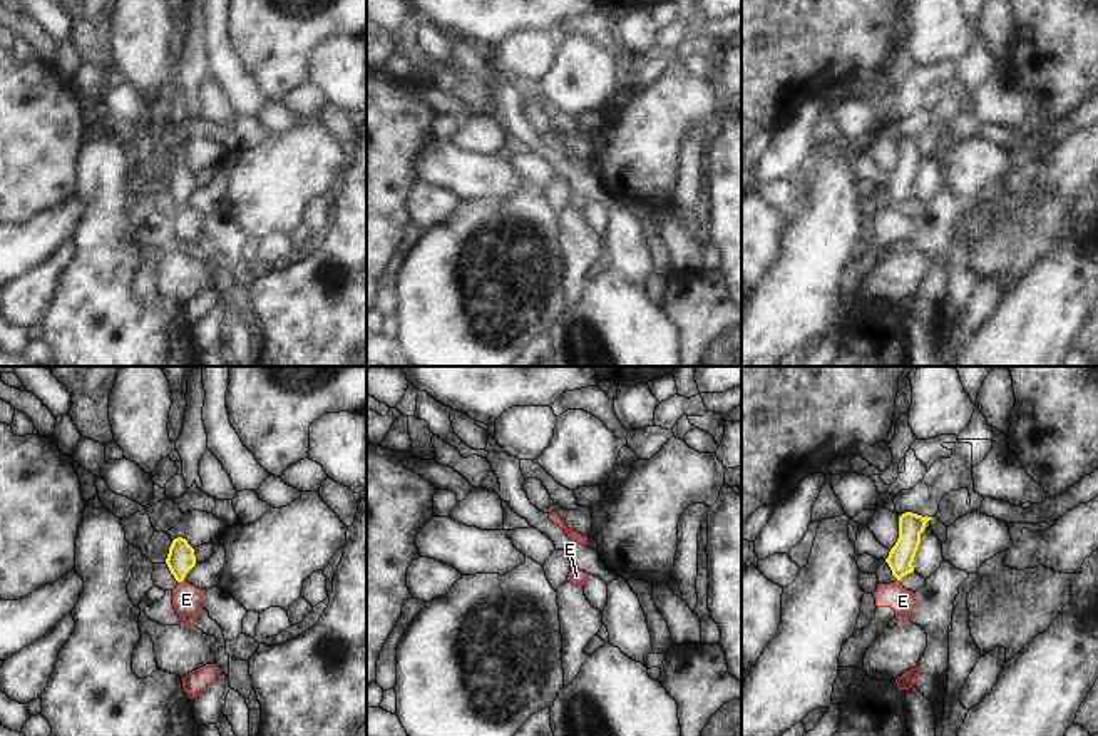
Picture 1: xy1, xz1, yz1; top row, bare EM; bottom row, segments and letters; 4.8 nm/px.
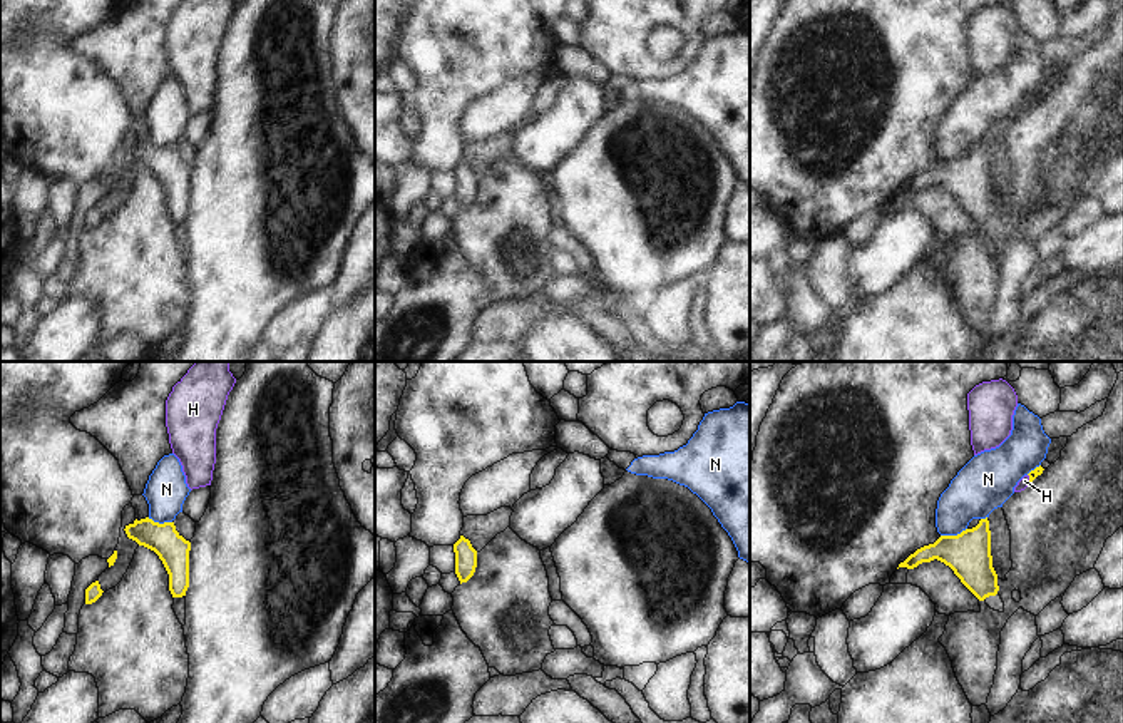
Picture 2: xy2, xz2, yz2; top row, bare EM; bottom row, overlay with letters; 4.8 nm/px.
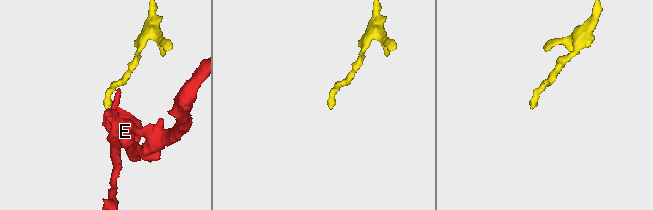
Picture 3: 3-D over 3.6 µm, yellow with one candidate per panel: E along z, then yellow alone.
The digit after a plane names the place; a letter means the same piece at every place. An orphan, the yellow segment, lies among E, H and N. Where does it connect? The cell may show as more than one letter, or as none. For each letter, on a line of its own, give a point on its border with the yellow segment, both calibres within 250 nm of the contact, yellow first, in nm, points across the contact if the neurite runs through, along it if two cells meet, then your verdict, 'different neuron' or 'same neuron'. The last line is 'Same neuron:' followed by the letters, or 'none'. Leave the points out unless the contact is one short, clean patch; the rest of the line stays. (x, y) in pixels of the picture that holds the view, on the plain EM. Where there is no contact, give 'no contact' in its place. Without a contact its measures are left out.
E: contact xy1 (181, 206); calibres 140 and 140 nm; border xy1 (183, 204), (179, 208); different neuron
H: contact yz2 (1030, 104); calibres 50 and 50 nm; border yz2 (1028, 99), (1030, 107); different neuron
N: contact yz2 (953, 161); calibres 220 and 240 nm; different neuron
Same neuron: none

